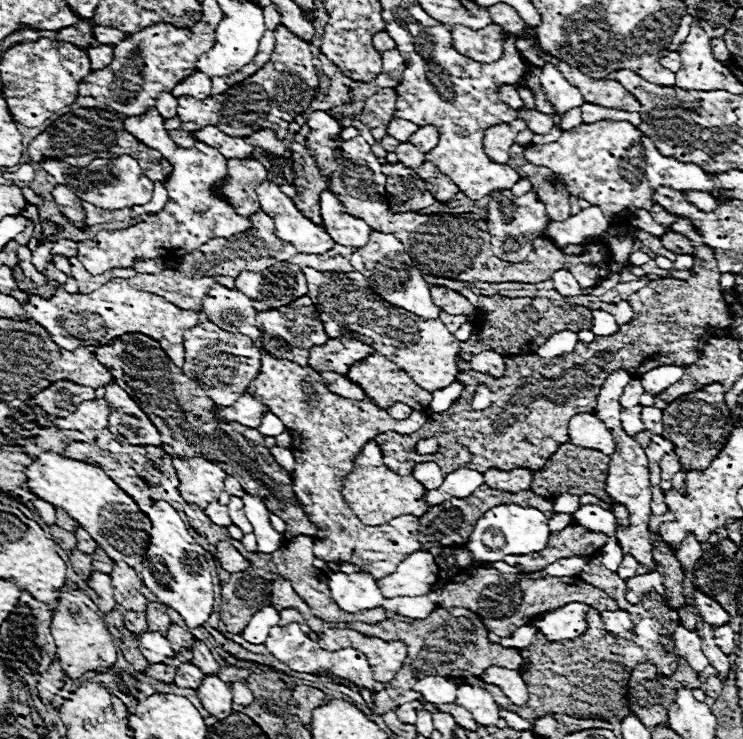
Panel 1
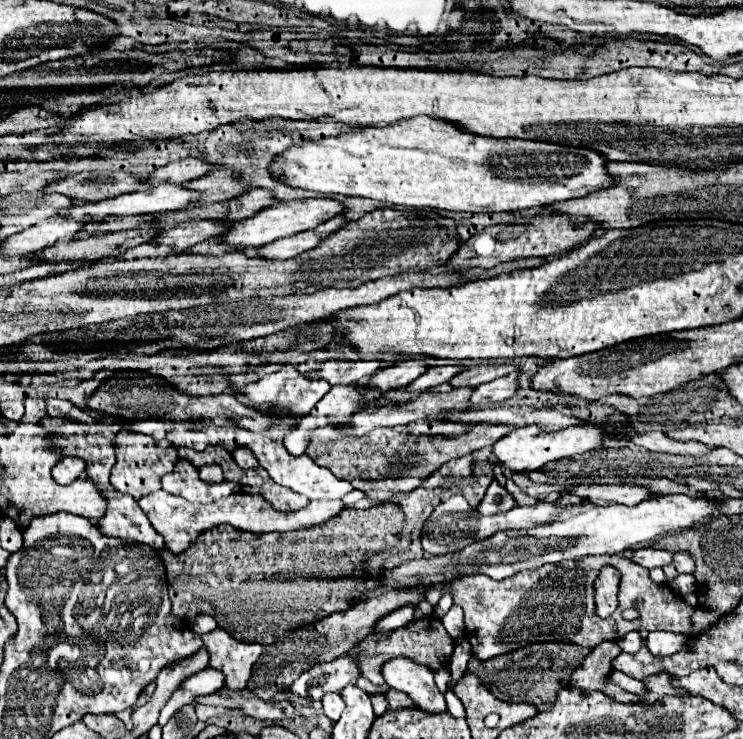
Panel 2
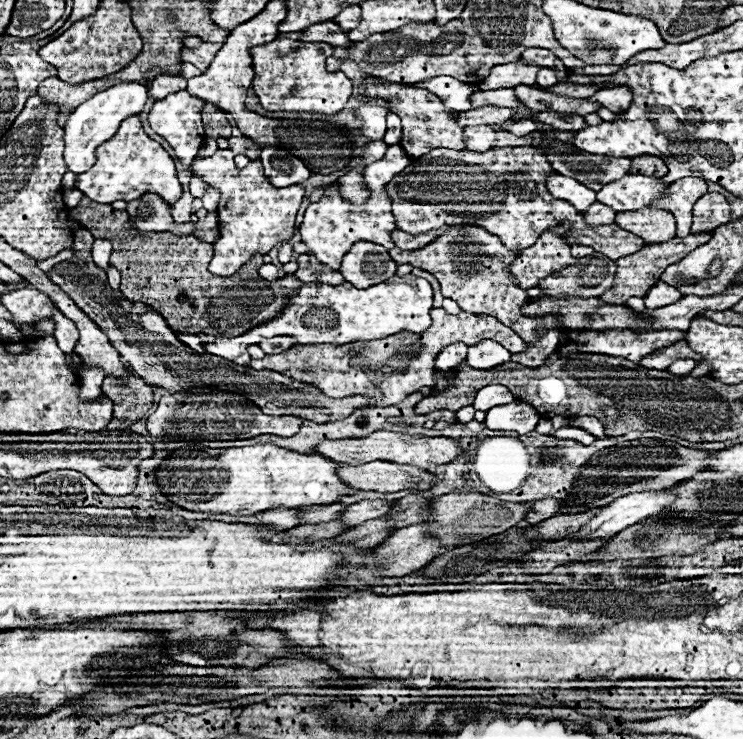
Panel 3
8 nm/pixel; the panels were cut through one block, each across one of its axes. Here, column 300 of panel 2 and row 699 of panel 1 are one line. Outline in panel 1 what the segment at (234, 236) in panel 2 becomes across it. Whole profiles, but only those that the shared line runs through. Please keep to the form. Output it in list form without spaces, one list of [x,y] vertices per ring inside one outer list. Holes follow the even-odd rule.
[[[214,674],[204,676],[204,680],[200,682],[196,692],[198,692],[198,698],[200,698],[202,706],[212,716],[216,716],[218,720],[232,714],[232,690],[218,676],[214,676]]]

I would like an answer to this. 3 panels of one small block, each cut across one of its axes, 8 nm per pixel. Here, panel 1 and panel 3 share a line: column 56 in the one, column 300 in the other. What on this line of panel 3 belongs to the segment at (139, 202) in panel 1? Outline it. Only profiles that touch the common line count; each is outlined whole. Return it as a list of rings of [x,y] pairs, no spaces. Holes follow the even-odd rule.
[[[274,146],[264,148],[260,160],[262,160],[262,164],[264,164],[266,178],[268,178],[270,184],[276,186],[276,188],[300,184],[300,182],[308,180],[310,174],[312,174],[312,172],[304,166],[302,160],[298,160],[296,156],[288,154],[288,152],[282,150],[282,148],[274,148]]]

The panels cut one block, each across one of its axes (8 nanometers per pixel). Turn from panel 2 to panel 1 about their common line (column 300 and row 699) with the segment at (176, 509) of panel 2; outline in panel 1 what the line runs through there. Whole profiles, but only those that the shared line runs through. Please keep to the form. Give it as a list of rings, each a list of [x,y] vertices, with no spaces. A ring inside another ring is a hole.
[[[490,666],[490,668],[484,670],[484,674],[480,678],[486,684],[496,684],[510,698],[512,704],[524,706],[528,702],[528,690],[526,690],[526,684],[524,684],[520,672],[498,668],[498,666]]]

